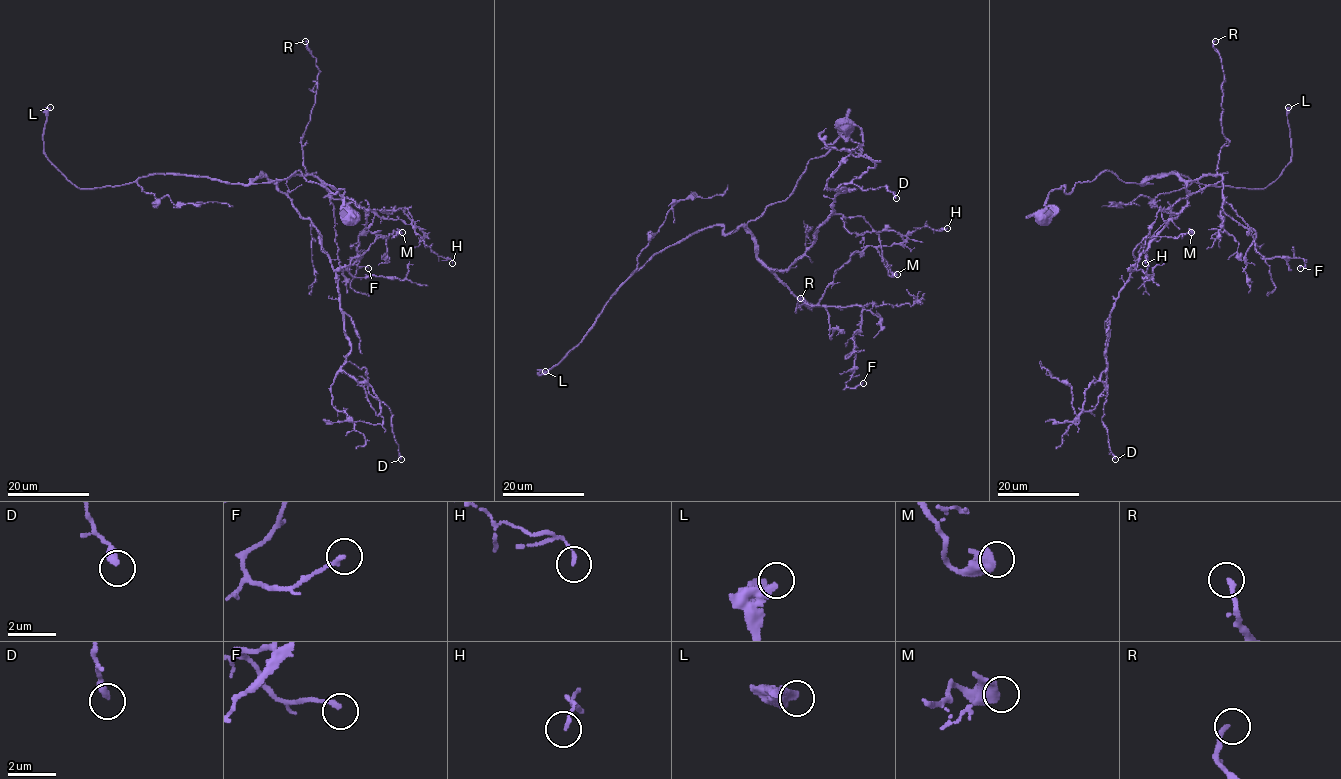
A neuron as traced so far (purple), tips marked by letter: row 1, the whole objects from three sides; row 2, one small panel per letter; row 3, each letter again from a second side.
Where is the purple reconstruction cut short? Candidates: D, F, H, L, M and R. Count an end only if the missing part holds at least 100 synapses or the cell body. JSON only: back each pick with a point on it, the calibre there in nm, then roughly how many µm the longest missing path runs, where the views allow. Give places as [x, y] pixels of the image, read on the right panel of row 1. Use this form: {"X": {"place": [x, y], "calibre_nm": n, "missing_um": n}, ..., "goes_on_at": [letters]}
{"L": {"place": [1288, 107], "calibre_nm": 500, "missing_um": 150}, "goes_on_at": ["L"]}

